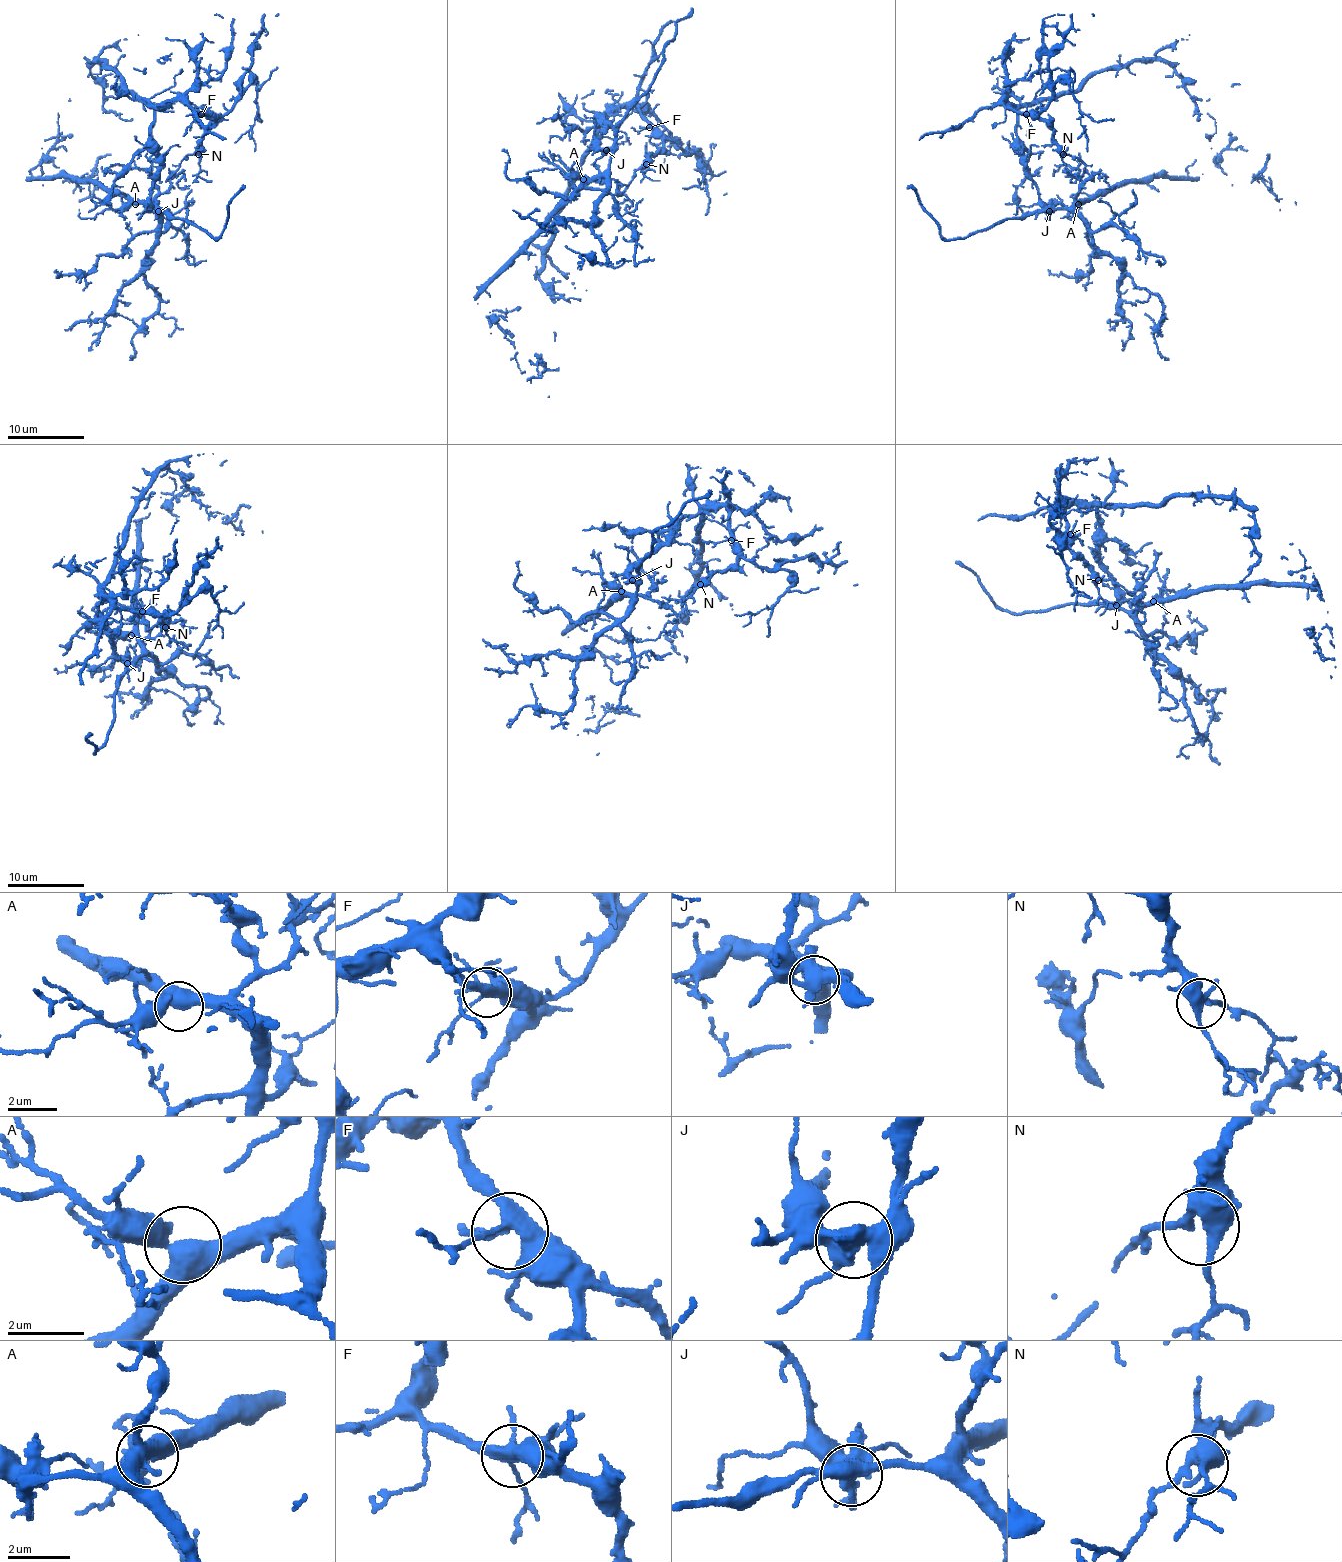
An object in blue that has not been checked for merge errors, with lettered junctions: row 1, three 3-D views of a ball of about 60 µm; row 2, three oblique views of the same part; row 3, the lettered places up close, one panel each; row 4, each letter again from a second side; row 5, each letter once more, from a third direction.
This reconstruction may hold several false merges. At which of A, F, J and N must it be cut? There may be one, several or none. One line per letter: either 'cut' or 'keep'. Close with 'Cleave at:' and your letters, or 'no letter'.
A: keep
F: keep
J: cut
N: keep
Cleave at: J

